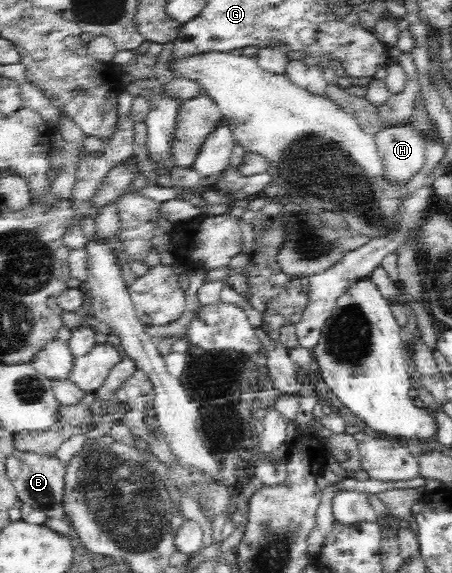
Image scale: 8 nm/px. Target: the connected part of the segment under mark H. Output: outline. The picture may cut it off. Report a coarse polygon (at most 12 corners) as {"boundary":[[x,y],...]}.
{"boundary":[[410,125],[375,137],[383,181],[404,186],[424,165],[425,138]]}

